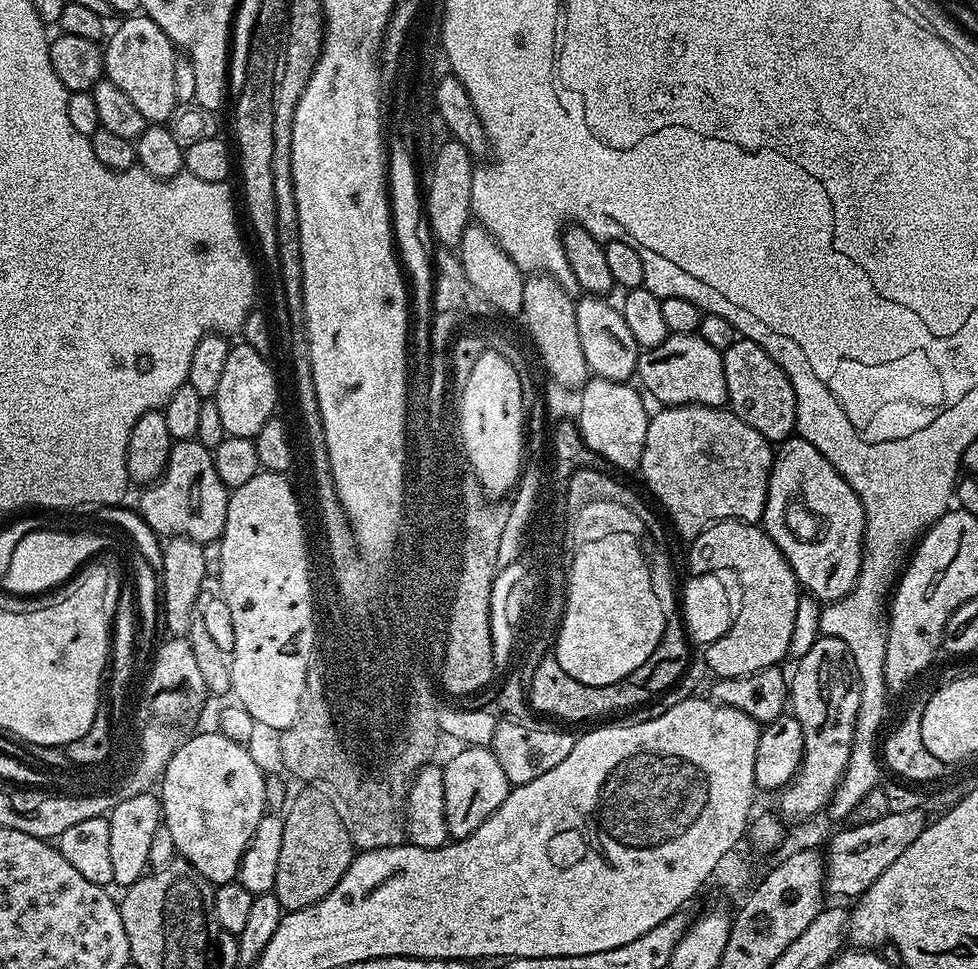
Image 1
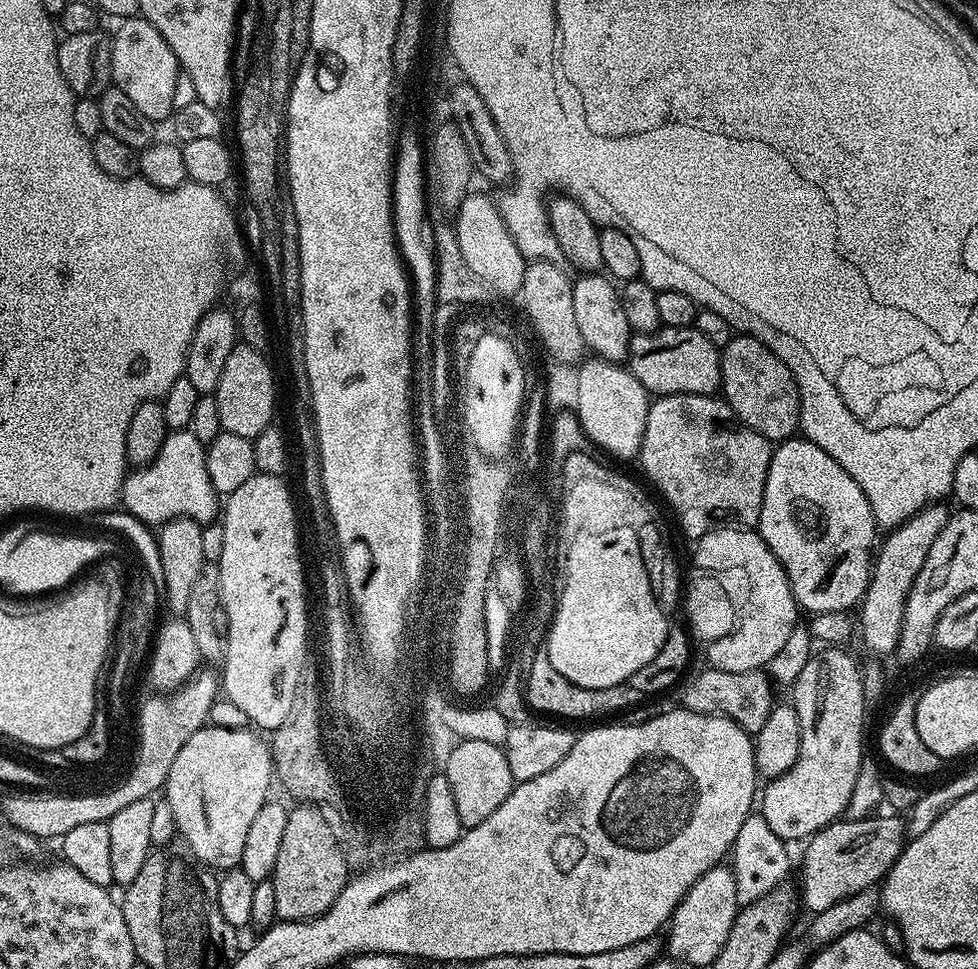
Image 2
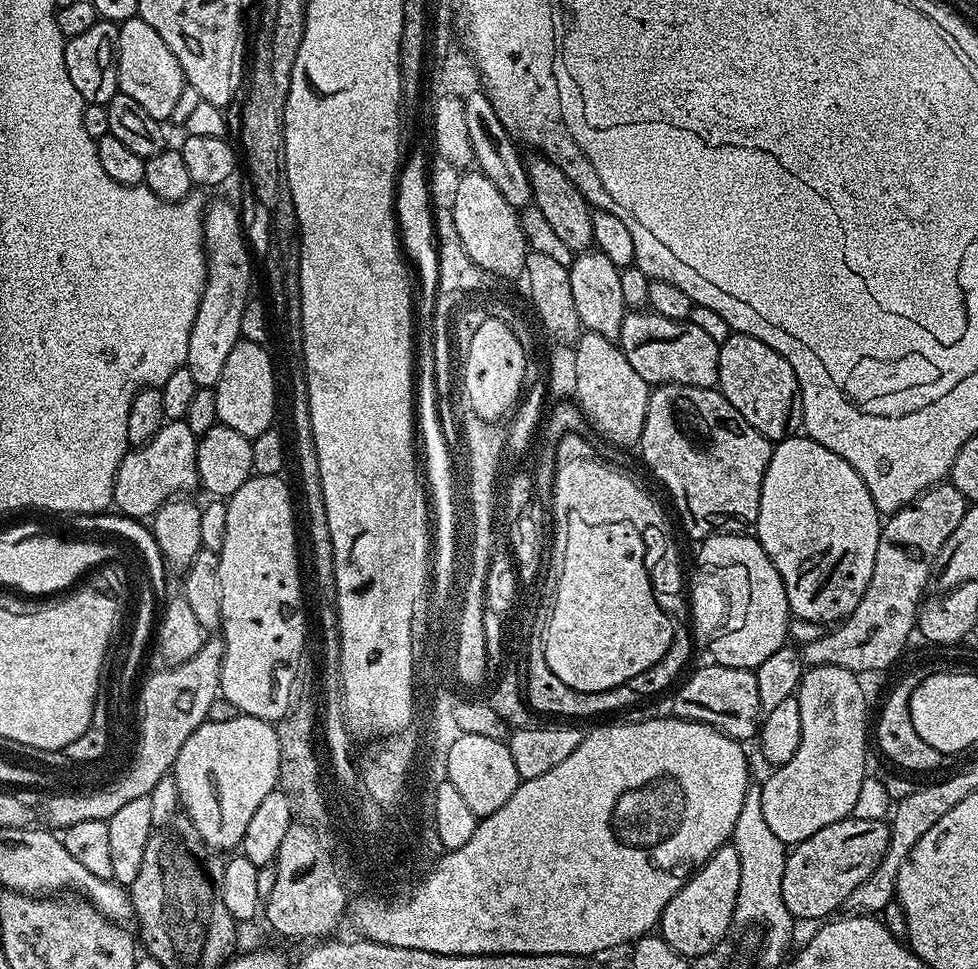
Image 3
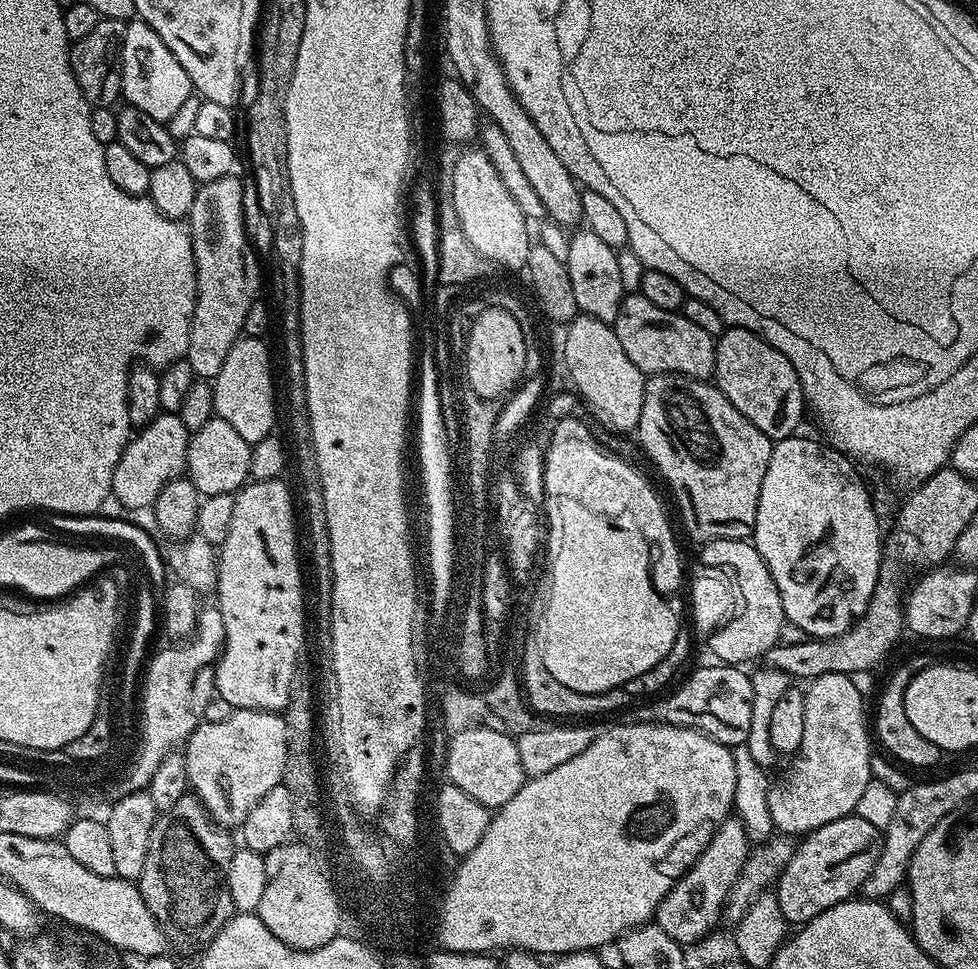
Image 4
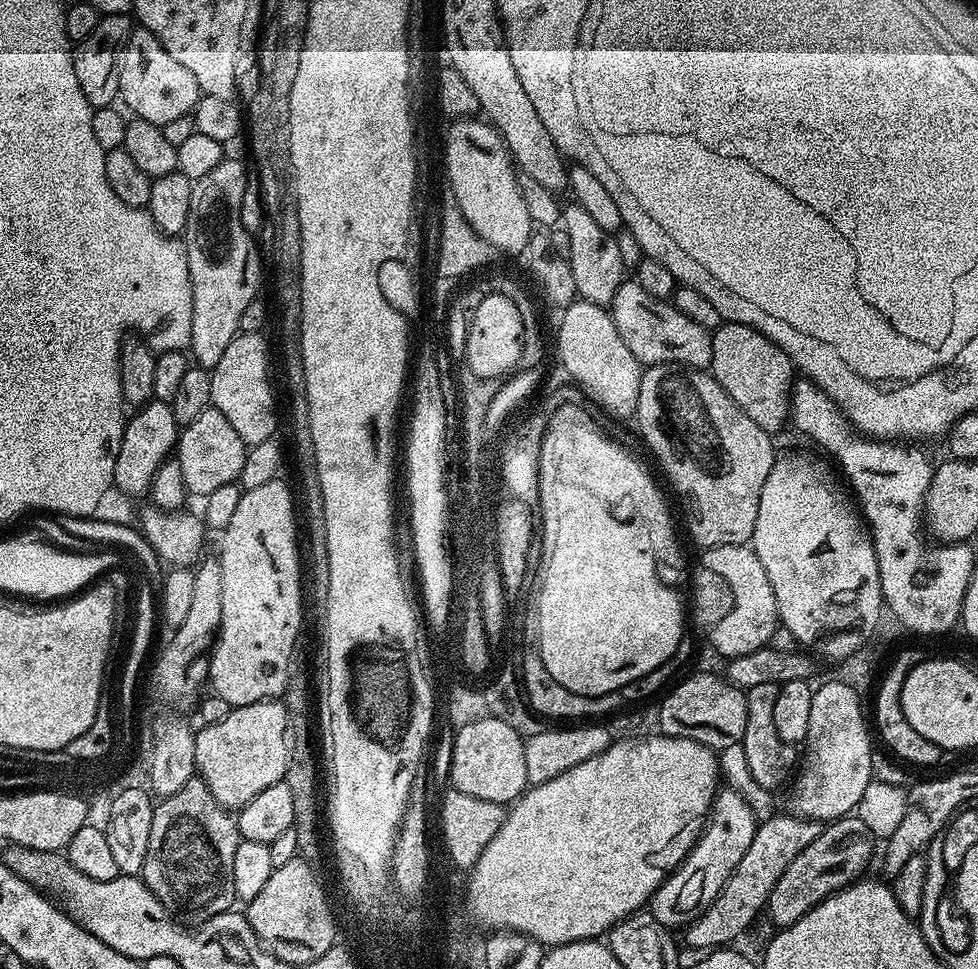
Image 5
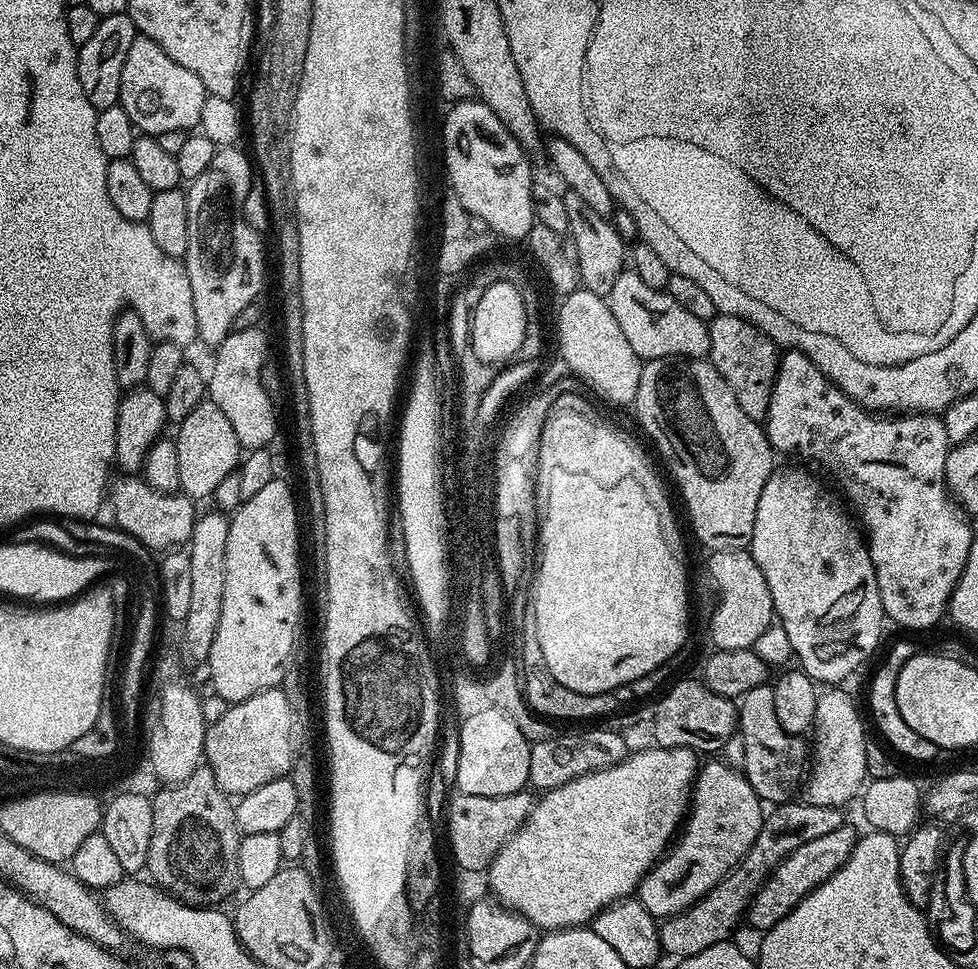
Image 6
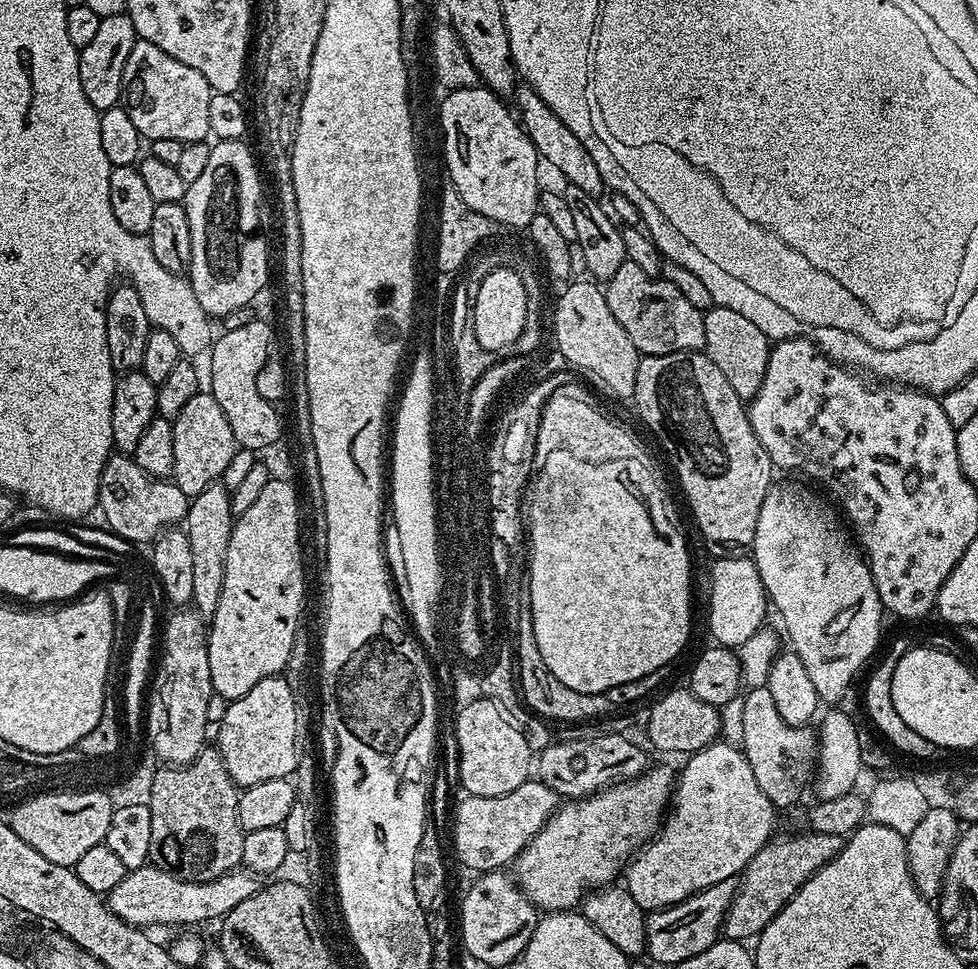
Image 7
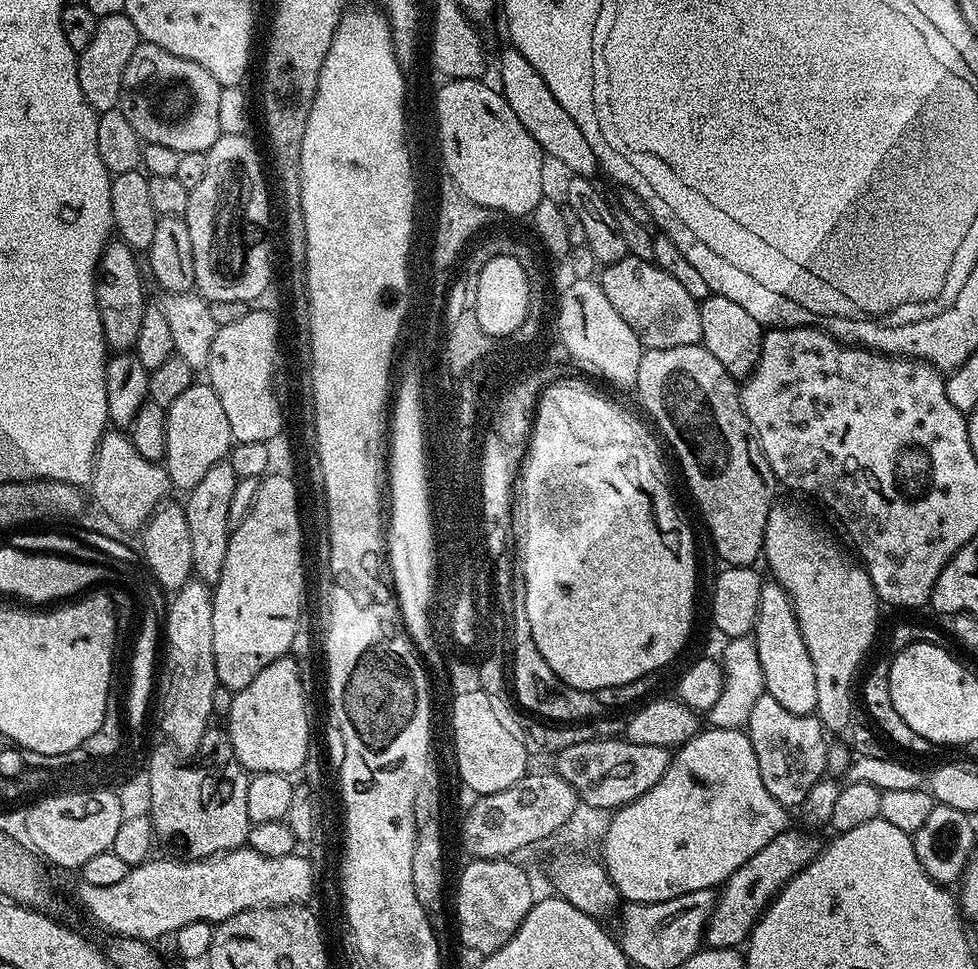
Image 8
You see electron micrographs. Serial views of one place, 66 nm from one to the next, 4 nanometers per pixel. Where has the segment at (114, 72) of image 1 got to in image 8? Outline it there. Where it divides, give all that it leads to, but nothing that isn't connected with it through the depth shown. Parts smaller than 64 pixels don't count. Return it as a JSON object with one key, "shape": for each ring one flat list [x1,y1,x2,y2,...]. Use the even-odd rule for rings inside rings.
{"shape":[[142,42,134,50,122,74,118,107,126,114,126,118,130,118,130,126,134,126,144,144,170,146,170,150,178,150,181,153,207,153,222,134,218,126,218,94,221,87,208,71,198,66,198,62,178,58,178,54,170,54,170,50,162,50,158,46]]}

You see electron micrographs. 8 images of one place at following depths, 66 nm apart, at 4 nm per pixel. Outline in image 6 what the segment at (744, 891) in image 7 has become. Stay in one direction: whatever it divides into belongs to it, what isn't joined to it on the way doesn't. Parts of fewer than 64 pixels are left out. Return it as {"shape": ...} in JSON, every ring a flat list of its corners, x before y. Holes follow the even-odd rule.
{"shape":[[851,826,838,830,830,830,830,834,822,834,822,838,814,838,814,842,806,842,806,846,798,846,777,868,769,874,766,882,756,891,756,897,748,905,747,923,752,923,759,930,773,928,806,894,810,894,826,878,830,878,850,858,858,839,858,832]]}

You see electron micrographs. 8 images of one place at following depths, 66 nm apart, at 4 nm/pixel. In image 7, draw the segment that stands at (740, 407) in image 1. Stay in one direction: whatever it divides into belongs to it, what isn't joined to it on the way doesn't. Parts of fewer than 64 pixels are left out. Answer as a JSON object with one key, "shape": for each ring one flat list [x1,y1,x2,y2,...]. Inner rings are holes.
{"shape":[[713,306,704,312,706,342,702,349,705,356,722,370,726,382,734,389,734,394,745,402,750,402,758,394,762,380,766,378,766,368,770,362,772,344,770,336,763,332,761,325,744,317,739,308]]}

